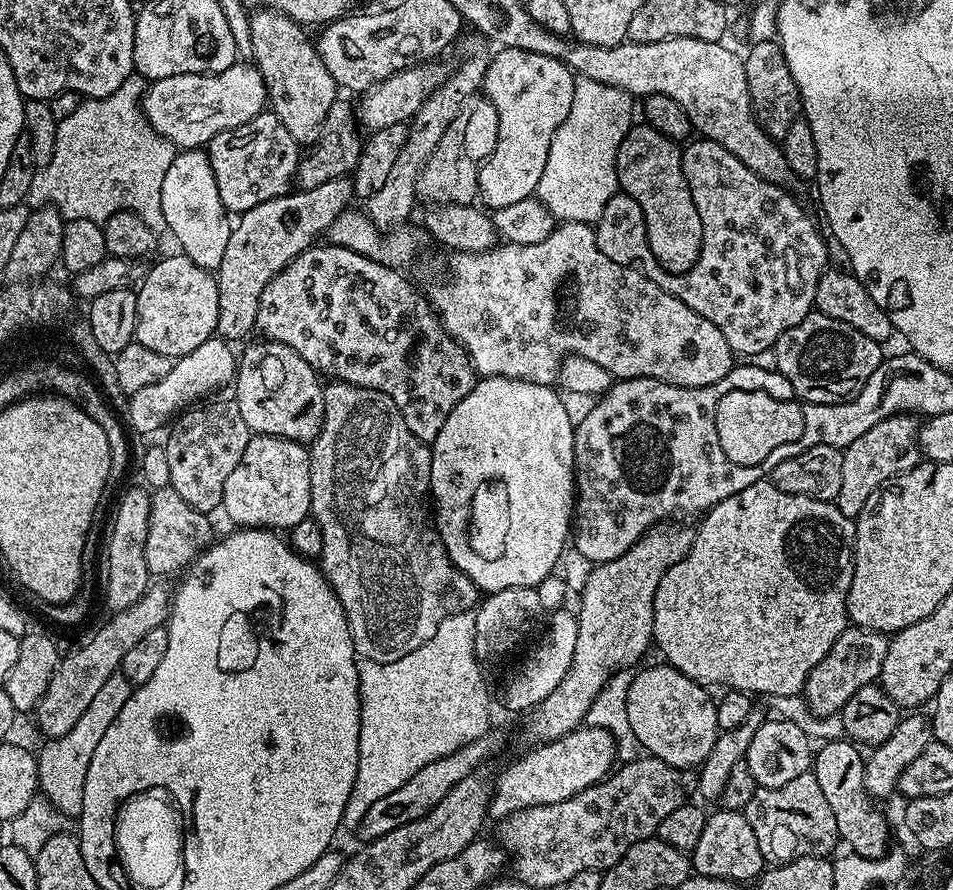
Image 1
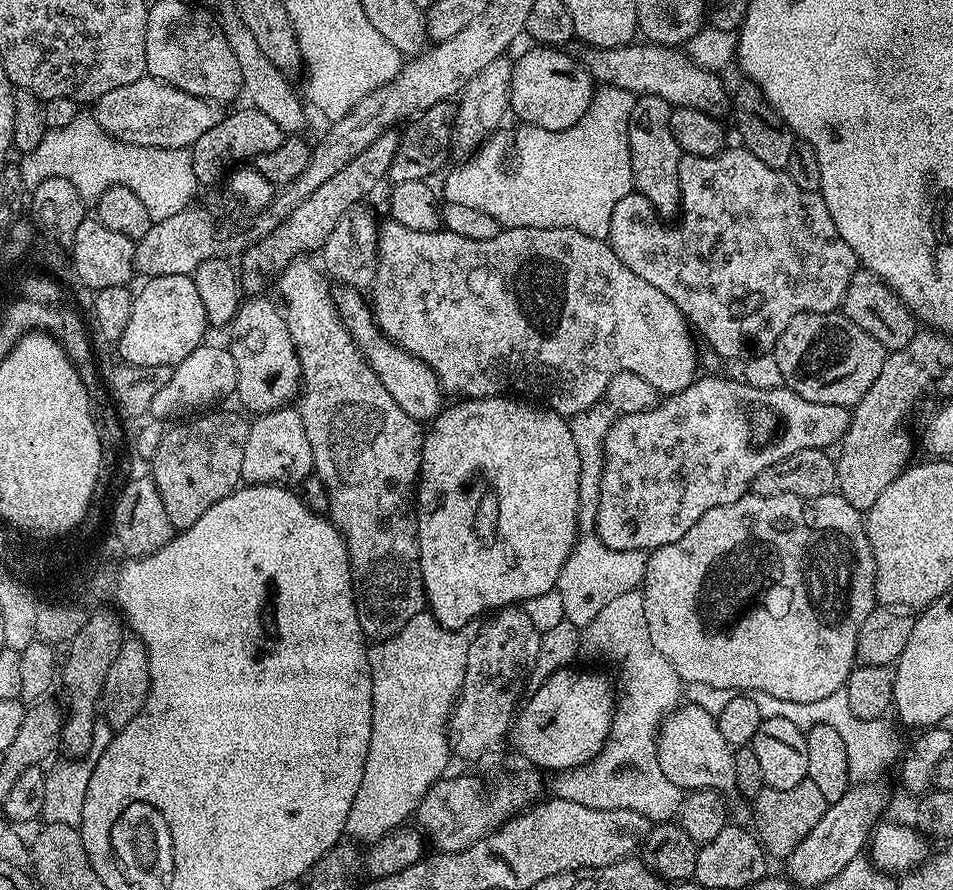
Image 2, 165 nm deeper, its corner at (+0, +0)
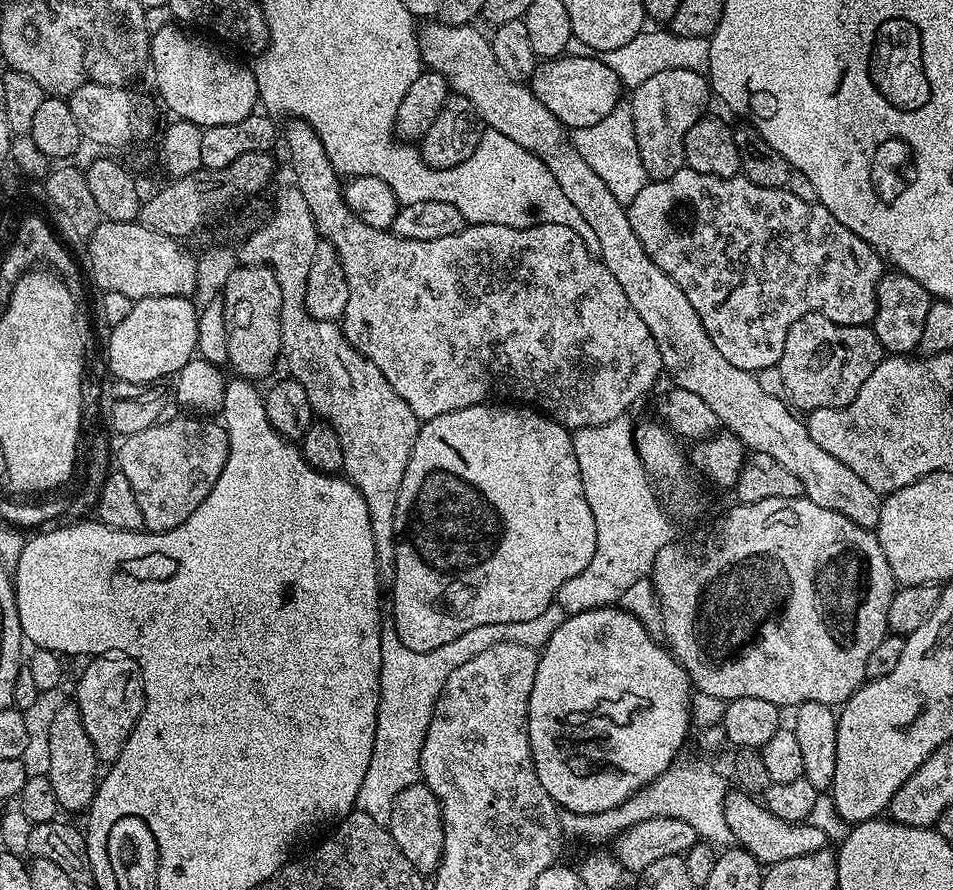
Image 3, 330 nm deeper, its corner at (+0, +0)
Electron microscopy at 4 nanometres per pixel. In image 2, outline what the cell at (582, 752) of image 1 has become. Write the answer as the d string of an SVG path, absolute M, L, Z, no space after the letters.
M528 771L532 772L516 772L513 776L502 777L492 789L484 788L483 782L472 776L445 775L430 786L416 808L414 820L420 823L419 831L437 852L461 852L474 846L474 842L496 831L513 816L541 799L540 791L543 788L545 791L546 780L544 784L539 771Z

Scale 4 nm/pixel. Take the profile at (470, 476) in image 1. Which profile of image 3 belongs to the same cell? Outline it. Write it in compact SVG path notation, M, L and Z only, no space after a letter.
M485 402L475 404L462 410L454 410L450 414L438 414L438 418L423 421L420 425L420 433L414 442L414 450L410 454L410 462L406 466L406 474L402 474L402 486L398 490L398 506L394 518L396 527L396 570L390 577L392 583L392 620L400 641L410 650L429 652L438 646L446 646L446 642L454 642L466 630L474 630L474 626L486 626L487 624L505 624L506 622L527 622L529 618L538 618L546 610L546 606L554 603L558 590L570 578L582 574L586 566L590 566L590 558L594 558L594 546L596 545L596 531L594 530L594 514L590 514L590 506L586 502L586 490L582 490L582 474L578 474L578 458L574 458L574 442L572 432L563 428L557 420L551 419L539 411L528 406L505 406L500 402Z

